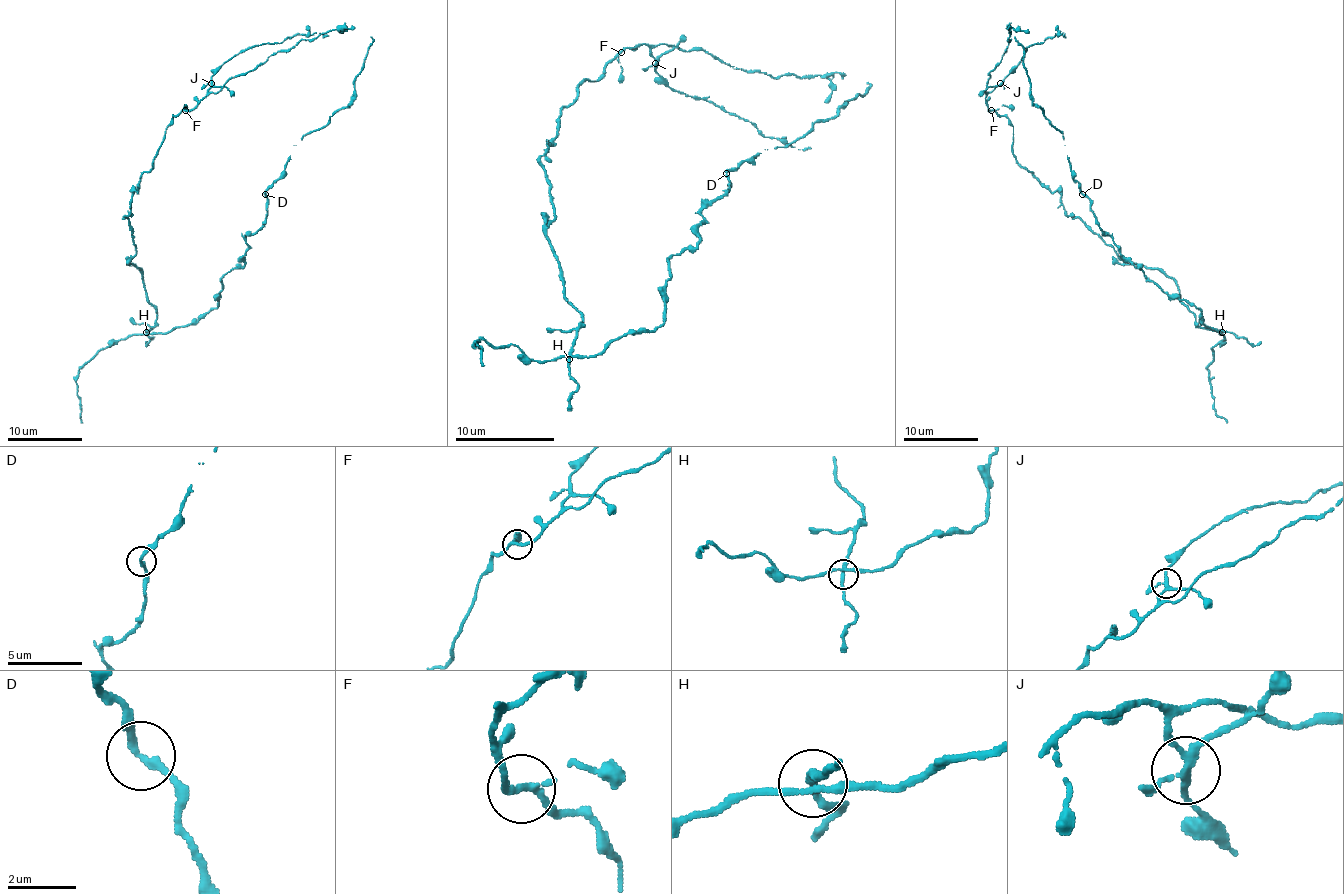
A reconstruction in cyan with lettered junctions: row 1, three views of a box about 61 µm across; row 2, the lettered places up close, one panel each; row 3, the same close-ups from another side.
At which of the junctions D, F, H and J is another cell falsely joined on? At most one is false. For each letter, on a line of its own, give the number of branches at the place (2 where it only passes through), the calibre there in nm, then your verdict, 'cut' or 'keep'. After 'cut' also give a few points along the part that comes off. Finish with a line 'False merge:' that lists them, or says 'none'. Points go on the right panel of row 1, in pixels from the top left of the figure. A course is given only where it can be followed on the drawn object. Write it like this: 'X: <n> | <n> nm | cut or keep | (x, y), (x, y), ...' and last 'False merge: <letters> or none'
D: 2 | 200 nm | keep
F: 2 | 200 nm | keep
H: 4 | 180 nm | keep
J: 4 | 190 nm | cut | (999, 84), (988, 86), (979, 93)
False merge: J

